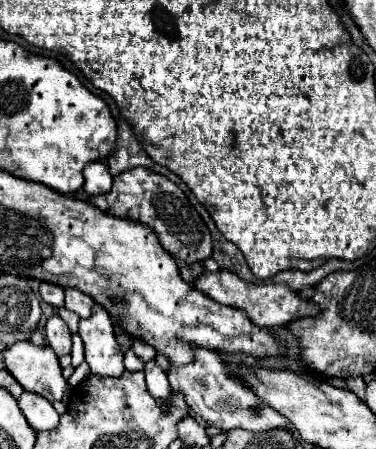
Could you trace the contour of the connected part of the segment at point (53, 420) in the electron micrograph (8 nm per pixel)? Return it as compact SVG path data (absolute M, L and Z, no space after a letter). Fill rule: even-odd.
M24 391L24 395L20 395L18 405L22 409L22 413L26 415L28 423L36 429L36 431L46 431L46 429L54 429L58 425L58 413L56 409L48 403L48 399L36 395L36 393L28 393Z

